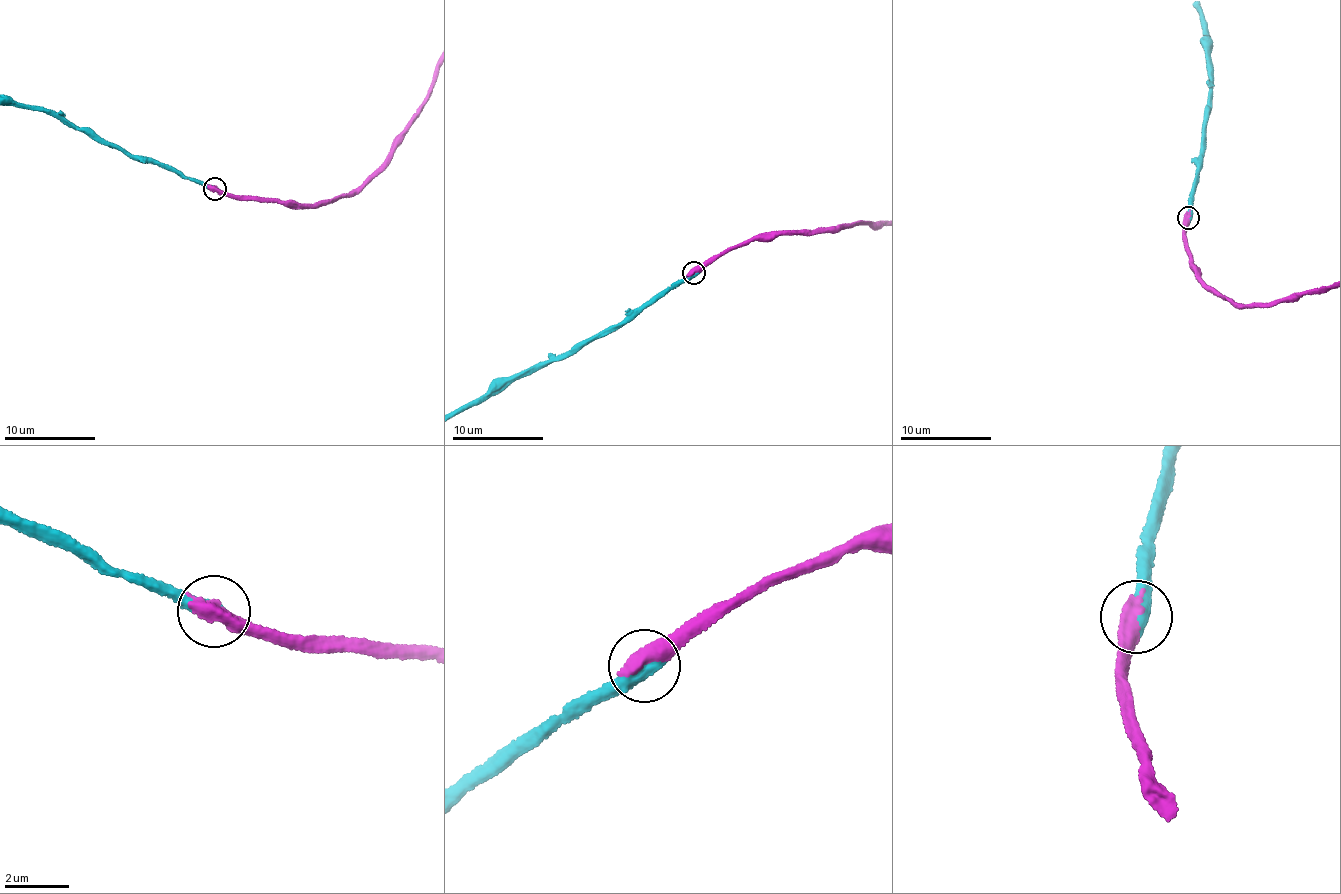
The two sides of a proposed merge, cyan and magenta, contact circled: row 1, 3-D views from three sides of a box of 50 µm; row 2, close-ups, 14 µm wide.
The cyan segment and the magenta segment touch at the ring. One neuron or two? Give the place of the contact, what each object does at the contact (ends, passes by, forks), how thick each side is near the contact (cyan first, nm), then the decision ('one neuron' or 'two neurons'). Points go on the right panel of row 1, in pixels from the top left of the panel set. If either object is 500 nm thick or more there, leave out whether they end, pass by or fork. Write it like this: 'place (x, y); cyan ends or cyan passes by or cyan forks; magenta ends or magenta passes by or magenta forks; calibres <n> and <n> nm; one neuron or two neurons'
place (1188, 217); calibres 480 and 600 nm; one neuron

